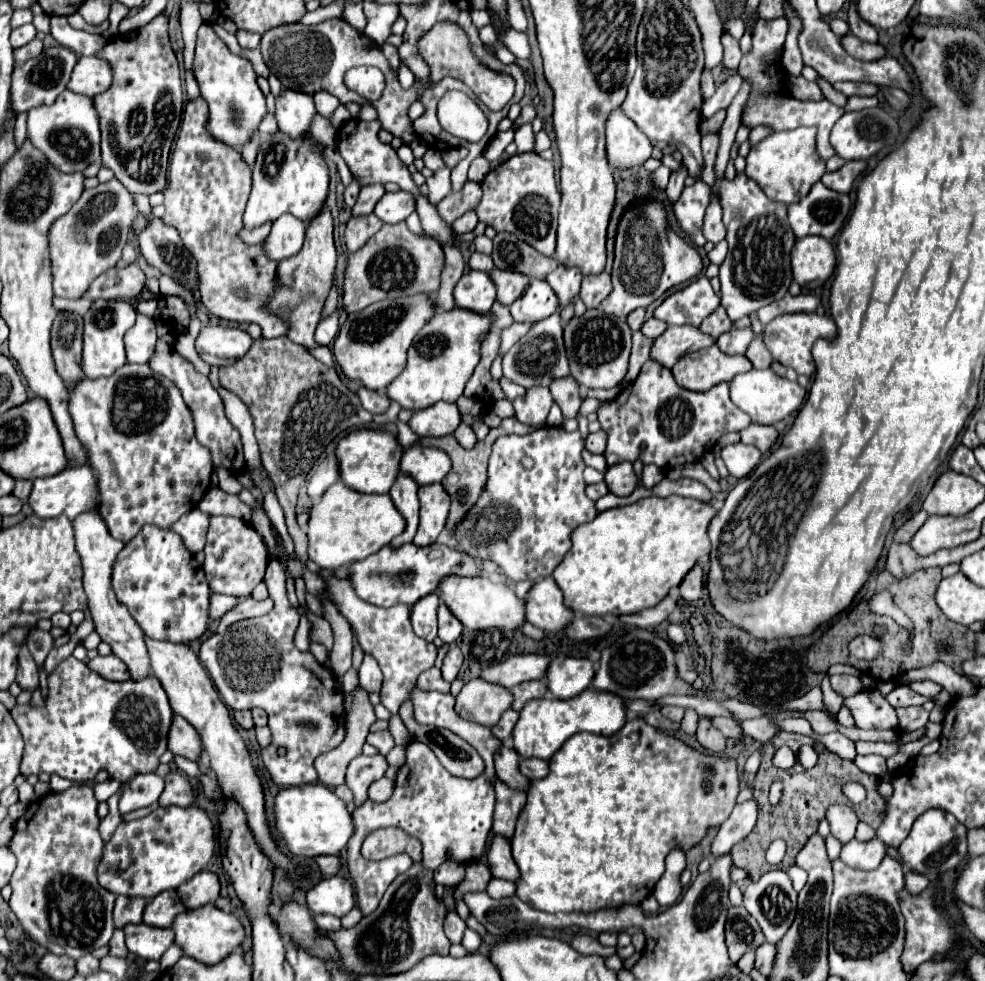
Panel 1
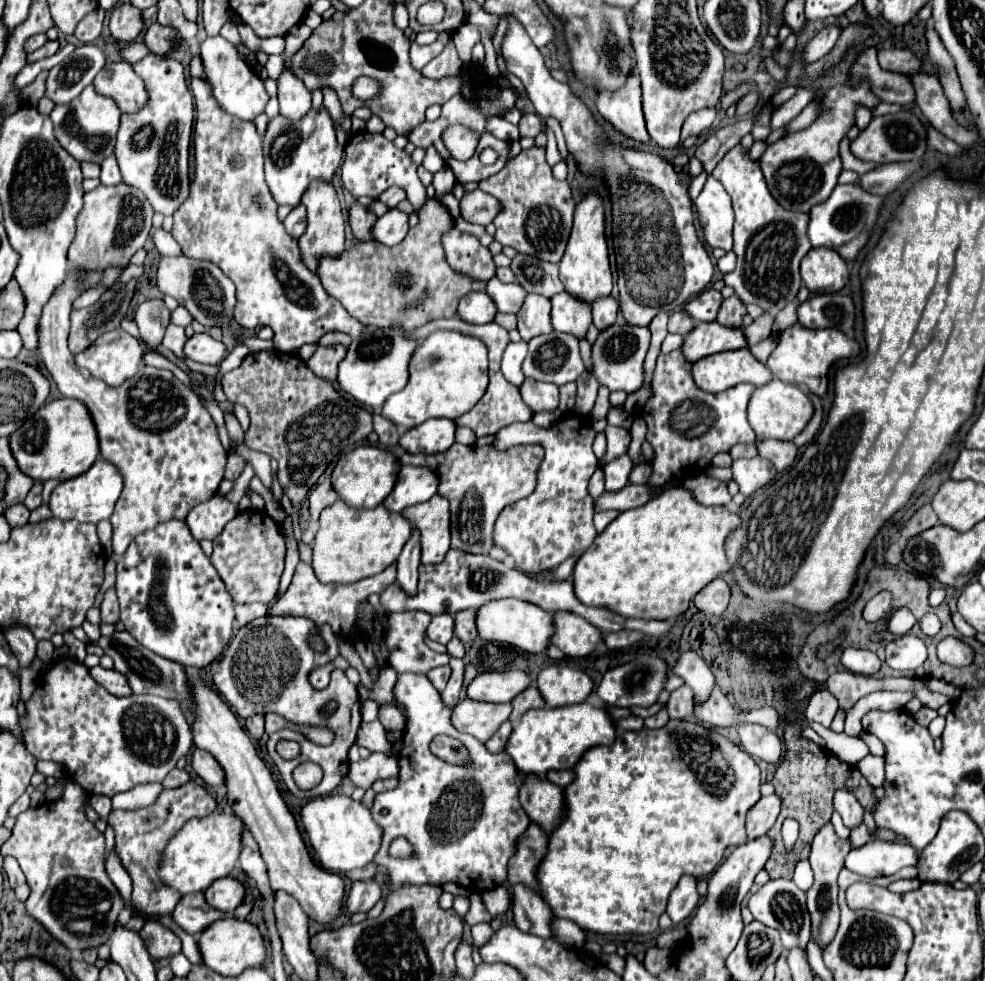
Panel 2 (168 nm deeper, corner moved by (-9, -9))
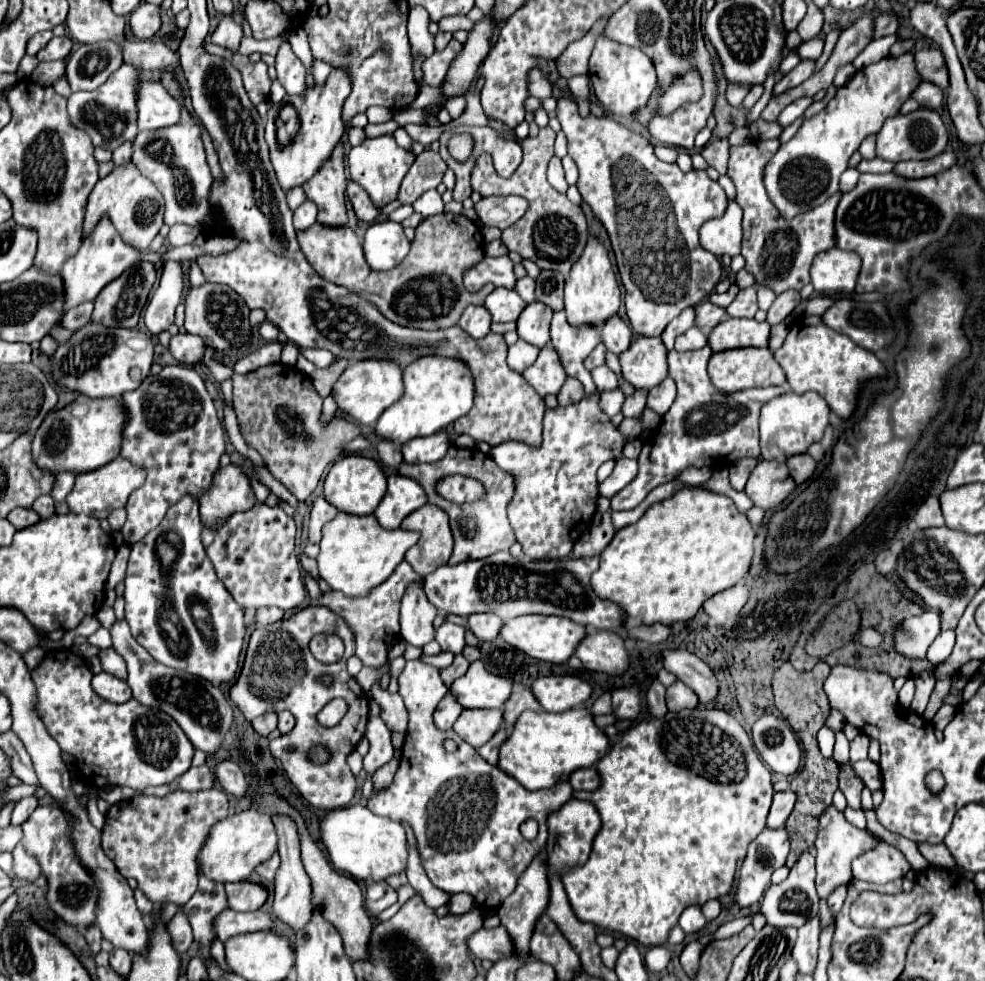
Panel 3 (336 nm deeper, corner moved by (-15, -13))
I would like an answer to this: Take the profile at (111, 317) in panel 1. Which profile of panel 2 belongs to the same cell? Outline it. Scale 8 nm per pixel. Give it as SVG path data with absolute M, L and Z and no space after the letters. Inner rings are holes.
M123 329L99 335L87 349L75 355L77 367L85 367L111 387L123 385L125 379L133 377L141 367L141 359L141 343Z

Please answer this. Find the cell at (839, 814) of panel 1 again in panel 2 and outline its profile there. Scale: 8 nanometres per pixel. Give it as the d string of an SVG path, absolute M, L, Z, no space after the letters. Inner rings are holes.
M837 789L835 793L835 809L843 817L843 823L851 829L863 821L863 807L861 803L849 793L847 789Z

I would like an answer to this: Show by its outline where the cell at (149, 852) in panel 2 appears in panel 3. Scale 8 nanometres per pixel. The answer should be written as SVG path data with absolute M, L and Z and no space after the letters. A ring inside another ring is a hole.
M215 787L195 793L179 791L179 793L169 793L165 797L137 795L129 801L115 803L107 811L105 827L103 827L103 851L107 853L107 857L111 857L117 871L125 879L133 877L137 881L137 887L145 893L145 897L153 905L165 905L165 903L185 905L197 889L197 853L203 847L207 829L215 825L215 821L227 815L229 815L229 797L225 791L219 791Z

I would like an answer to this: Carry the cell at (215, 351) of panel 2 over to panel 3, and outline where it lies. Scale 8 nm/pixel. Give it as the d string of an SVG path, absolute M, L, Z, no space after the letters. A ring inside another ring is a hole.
M179 333L175 337L171 337L171 355L179 361L179 363L187 363L187 365L193 365L193 363L199 363L205 355L205 341L197 335L189 335L189 333Z

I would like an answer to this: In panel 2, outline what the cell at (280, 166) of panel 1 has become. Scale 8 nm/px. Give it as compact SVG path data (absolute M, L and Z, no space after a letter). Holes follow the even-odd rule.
M325 107L319 111L311 109L301 121L285 121L277 115L269 119L265 137L263 137L263 155L265 155L265 179L279 205L297 207L301 195L313 179L331 179L341 163L343 147L335 139L335 129L331 115Z

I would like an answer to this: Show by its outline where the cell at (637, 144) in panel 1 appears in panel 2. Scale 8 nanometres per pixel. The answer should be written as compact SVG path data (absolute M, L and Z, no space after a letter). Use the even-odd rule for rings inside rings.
M635 71L629 73L629 81L625 81L621 89L615 91L599 89L595 93L595 105L599 113L607 121L611 121L621 133L637 141L649 141L641 111L641 81Z

